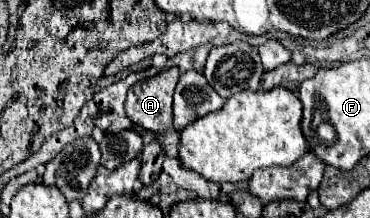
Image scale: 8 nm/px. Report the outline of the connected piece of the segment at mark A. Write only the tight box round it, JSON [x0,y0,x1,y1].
[125,67,179,133]

